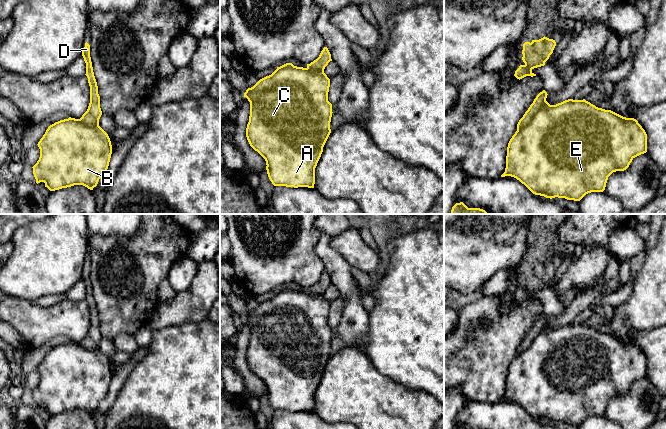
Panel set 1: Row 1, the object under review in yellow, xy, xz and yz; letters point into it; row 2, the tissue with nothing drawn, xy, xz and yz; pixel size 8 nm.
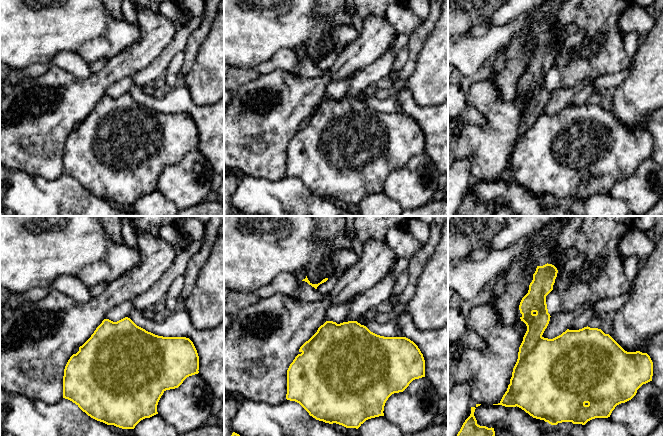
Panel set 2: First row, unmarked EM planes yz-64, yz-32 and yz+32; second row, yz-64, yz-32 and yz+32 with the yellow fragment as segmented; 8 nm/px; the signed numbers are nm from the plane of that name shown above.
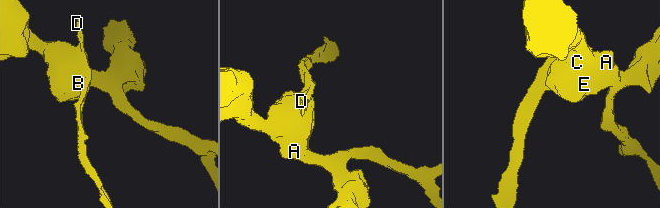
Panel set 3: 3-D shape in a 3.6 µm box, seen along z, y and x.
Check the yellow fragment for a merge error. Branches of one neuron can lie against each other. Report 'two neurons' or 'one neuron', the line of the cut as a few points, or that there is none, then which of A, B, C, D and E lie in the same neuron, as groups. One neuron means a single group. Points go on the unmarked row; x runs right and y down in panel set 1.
two neurons; cut yz (545, 323), (532, 342), (517, 355); groups A B C E / D

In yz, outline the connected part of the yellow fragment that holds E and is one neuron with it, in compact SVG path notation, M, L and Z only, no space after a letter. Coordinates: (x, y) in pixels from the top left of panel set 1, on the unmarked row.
M568 323L556 329L545 324L531 345L510 363L505 397L519 404L535 419L580 425L588 417L603 416L613 396L626 394L635 381L646 376L647 358L636 343L598 332L585 323Z

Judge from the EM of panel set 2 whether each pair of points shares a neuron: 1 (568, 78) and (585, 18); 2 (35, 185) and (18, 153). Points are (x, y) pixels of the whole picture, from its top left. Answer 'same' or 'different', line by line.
1: same
2: different

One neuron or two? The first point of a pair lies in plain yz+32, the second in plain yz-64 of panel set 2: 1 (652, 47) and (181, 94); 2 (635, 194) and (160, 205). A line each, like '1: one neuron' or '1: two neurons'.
1: two neurons
2: two neurons

